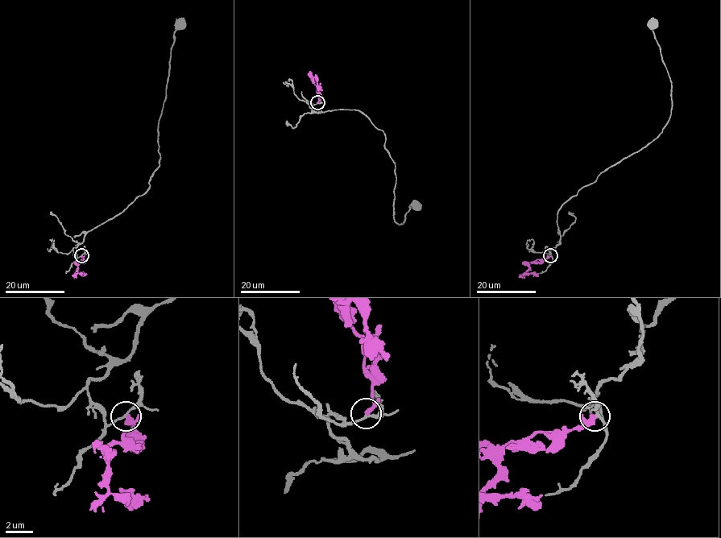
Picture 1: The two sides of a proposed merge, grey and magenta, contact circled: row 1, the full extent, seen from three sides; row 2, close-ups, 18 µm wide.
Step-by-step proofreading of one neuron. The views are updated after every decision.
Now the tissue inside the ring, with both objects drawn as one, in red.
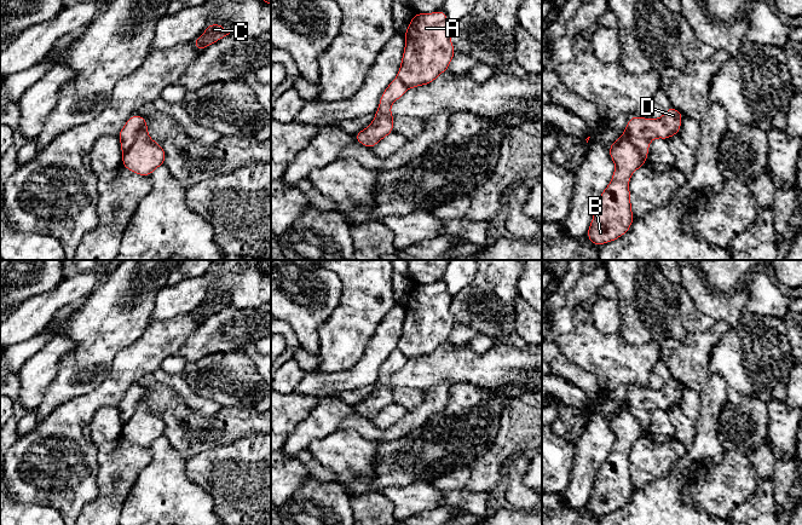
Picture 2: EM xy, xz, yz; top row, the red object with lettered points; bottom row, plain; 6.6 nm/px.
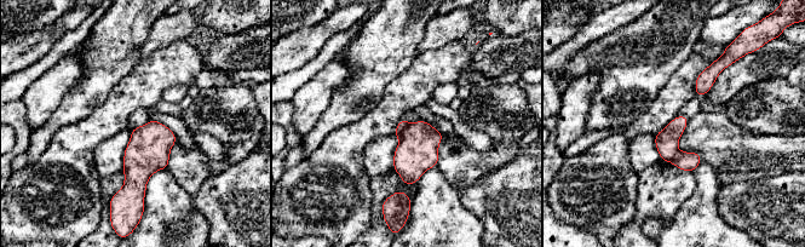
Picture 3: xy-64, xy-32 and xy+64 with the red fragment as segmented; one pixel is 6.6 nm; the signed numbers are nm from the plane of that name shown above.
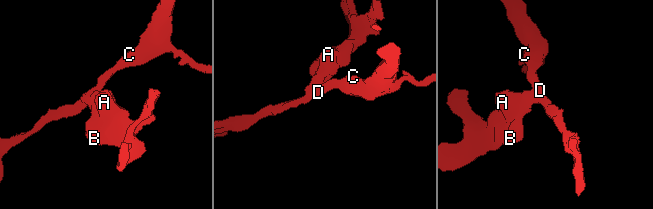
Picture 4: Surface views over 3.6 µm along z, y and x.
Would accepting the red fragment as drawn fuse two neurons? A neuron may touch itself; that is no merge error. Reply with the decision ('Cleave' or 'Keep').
Cleave

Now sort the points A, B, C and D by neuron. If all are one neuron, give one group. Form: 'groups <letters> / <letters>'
groups A B / C D

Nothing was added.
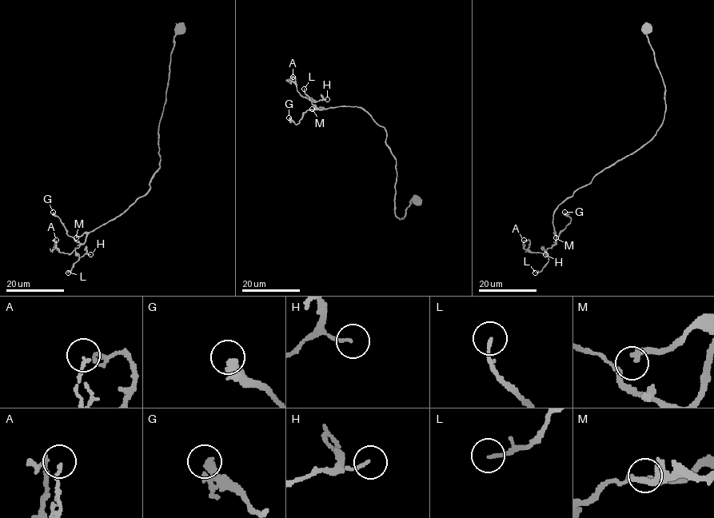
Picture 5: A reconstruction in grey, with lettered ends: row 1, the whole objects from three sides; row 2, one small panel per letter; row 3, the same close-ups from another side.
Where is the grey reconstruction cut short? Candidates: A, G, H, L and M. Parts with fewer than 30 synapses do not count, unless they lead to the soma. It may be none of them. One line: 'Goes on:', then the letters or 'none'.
Goes on: G, M

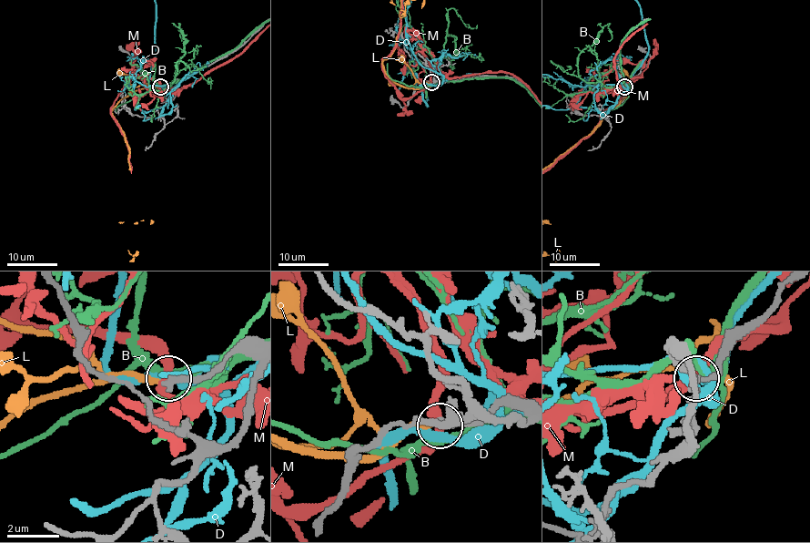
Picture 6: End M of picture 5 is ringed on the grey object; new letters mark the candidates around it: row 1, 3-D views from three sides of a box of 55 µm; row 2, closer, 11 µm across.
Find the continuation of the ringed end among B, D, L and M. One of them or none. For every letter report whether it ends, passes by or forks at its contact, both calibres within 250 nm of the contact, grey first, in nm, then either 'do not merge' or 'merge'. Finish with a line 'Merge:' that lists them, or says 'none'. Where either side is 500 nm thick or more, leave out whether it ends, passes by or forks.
B: it passes by | 240/280 nm | do not merge
D: it passes by | 200/280 nm | do not merge
L: it ends | 200/200 nm | do not merge
M: it passes by | 220/320 nm | do not merge
Merge: none

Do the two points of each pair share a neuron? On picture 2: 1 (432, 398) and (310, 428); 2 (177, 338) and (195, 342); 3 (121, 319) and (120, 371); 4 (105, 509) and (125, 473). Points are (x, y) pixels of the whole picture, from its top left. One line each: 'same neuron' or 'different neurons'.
1: same neuron
2: different neurons
3: different neurons
4: same neuron

